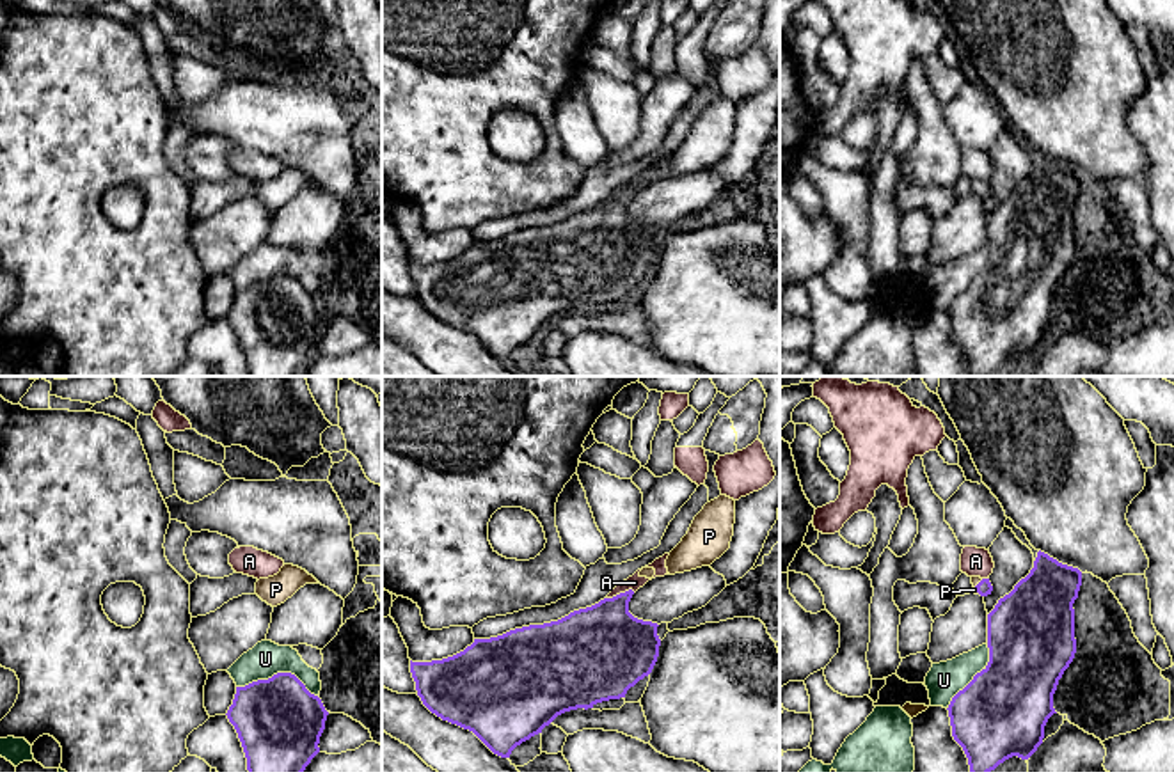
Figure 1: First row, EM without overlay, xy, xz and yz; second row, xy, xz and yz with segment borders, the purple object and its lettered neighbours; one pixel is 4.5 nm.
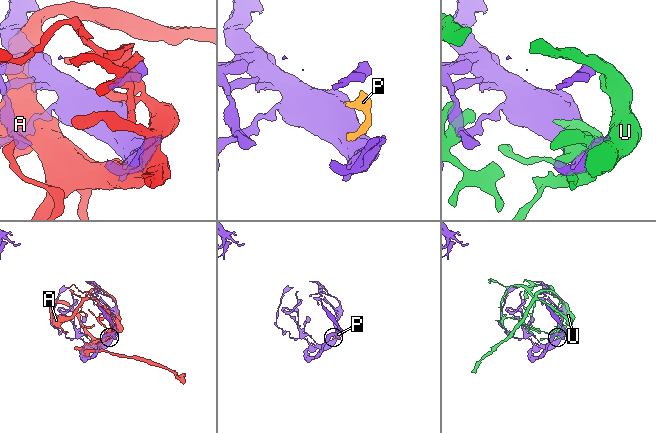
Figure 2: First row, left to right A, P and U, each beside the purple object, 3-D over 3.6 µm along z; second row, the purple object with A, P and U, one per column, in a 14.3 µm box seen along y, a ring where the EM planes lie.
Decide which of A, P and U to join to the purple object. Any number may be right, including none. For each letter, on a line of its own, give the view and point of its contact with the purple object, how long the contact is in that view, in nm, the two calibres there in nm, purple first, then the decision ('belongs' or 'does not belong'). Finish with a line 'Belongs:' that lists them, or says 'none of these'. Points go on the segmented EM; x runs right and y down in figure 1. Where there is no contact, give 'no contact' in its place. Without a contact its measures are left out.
A: meets purple in xz at (620, 593); contact 140 nm long; 380 nm thick on the purple side, 70 nm on the other; does not belong
P: meets purple in yz at (975, 586); contact 80 nm long; 70 nm thick on the purple side, 40 nm on the other; belongs
U: meets purple in xy at (277, 673); contact 380 nm long; 380 nm thick on the purple side, 160 nm on the other; does not belong
Belongs: P

